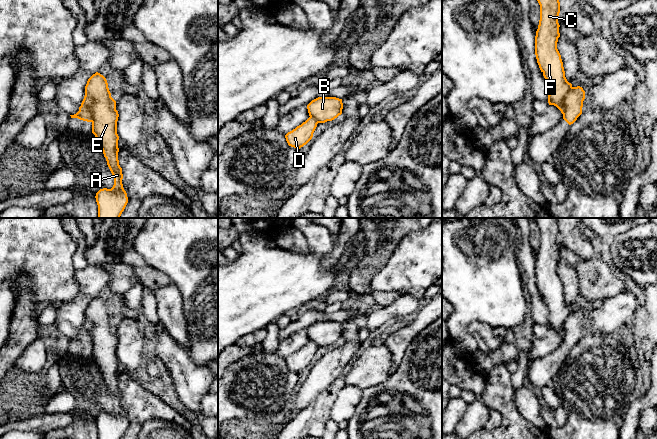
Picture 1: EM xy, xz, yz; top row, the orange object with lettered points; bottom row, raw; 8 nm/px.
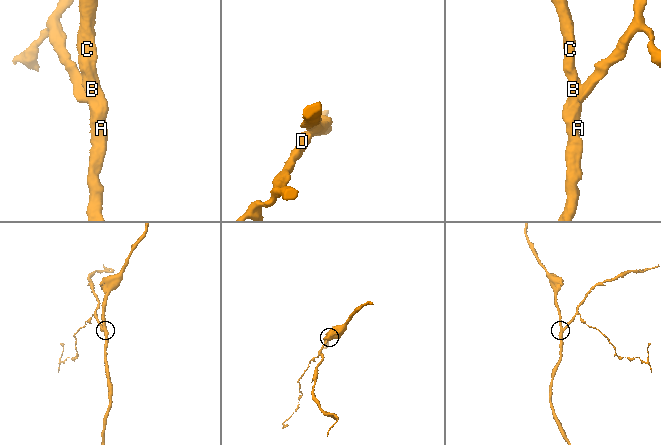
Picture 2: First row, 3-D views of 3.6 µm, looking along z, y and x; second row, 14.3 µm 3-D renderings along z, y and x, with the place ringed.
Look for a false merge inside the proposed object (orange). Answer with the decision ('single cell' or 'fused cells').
fused cells

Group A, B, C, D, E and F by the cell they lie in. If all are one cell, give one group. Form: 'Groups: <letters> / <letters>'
Groups: A B C E F / D

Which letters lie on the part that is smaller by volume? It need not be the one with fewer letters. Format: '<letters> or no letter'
D

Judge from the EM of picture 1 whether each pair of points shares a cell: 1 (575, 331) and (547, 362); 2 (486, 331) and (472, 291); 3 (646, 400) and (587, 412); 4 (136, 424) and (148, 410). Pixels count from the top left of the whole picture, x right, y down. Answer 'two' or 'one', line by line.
1: one
2: two
3: two
4: one

